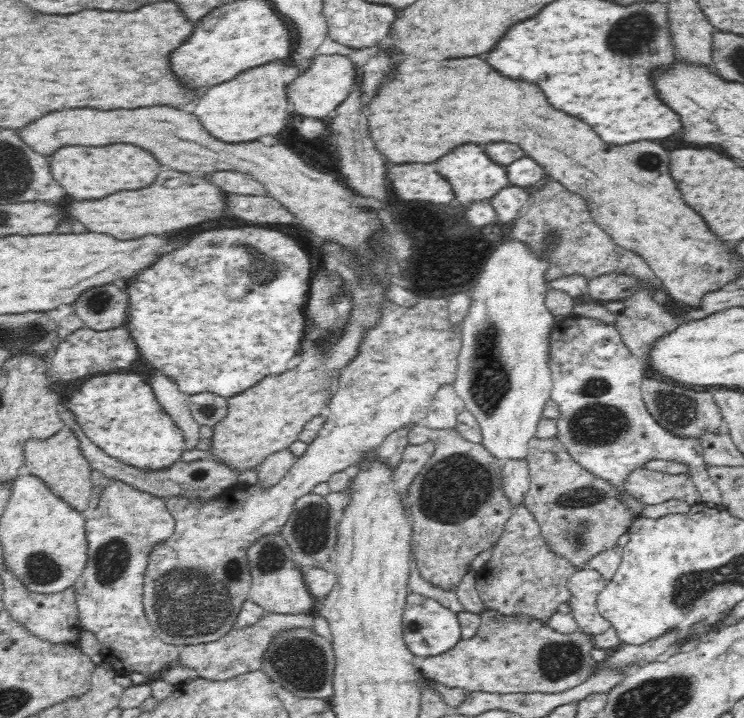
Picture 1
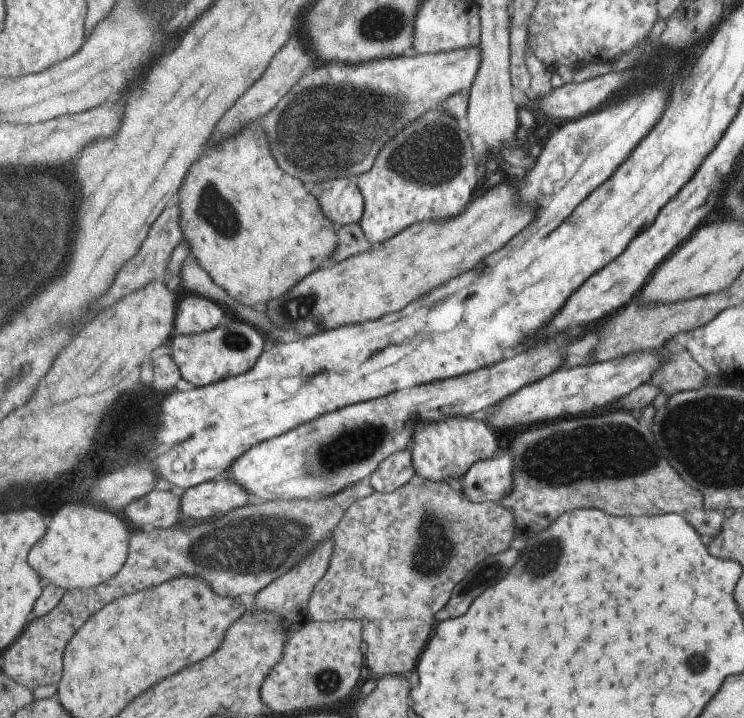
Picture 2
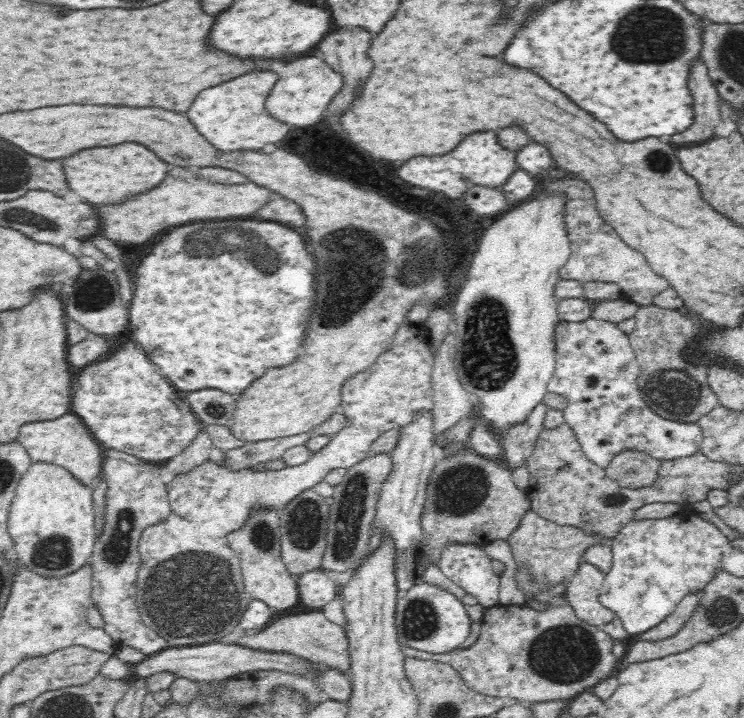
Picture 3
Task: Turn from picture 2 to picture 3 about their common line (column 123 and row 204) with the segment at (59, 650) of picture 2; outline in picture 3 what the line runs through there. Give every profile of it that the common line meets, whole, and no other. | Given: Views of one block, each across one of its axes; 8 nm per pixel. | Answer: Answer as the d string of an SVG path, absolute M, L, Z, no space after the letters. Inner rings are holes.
M566 178L556 180L554 184L556 188L568 188L566 222L568 222L568 238L572 242L572 256L560 272L560 280L578 280L582 284L586 282L618 284L620 294L626 302L650 306L654 302L654 296L658 296L660 292L664 292L664 288L668 288L668 280L654 274L648 268L644 256L626 246L622 238L614 234L614 228L596 214L596 202L590 184L586 184L584 180L566 180Z

